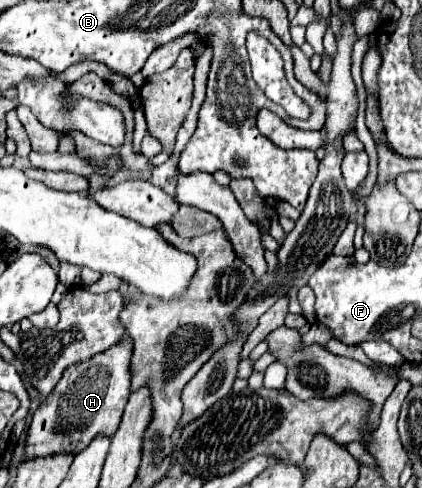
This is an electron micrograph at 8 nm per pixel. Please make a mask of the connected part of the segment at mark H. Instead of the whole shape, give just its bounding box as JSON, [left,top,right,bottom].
[25,338,129,458]

